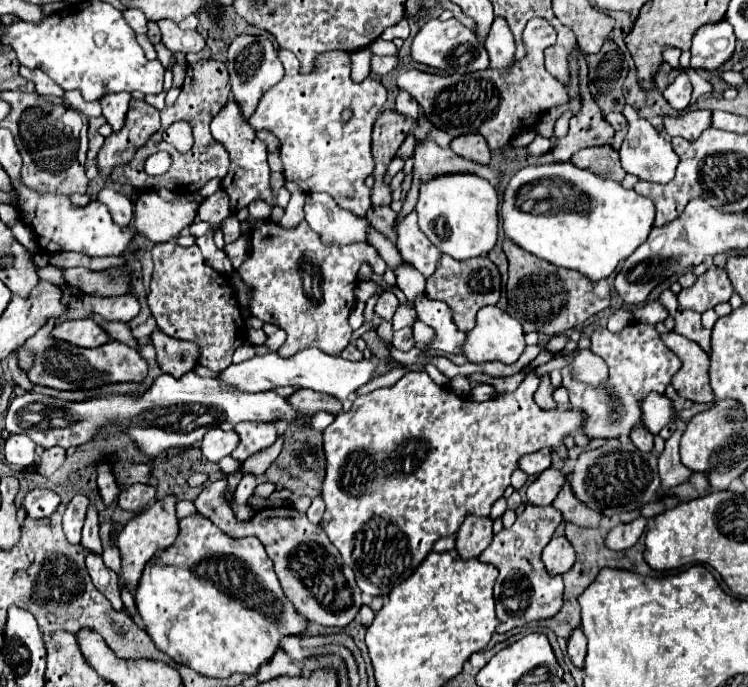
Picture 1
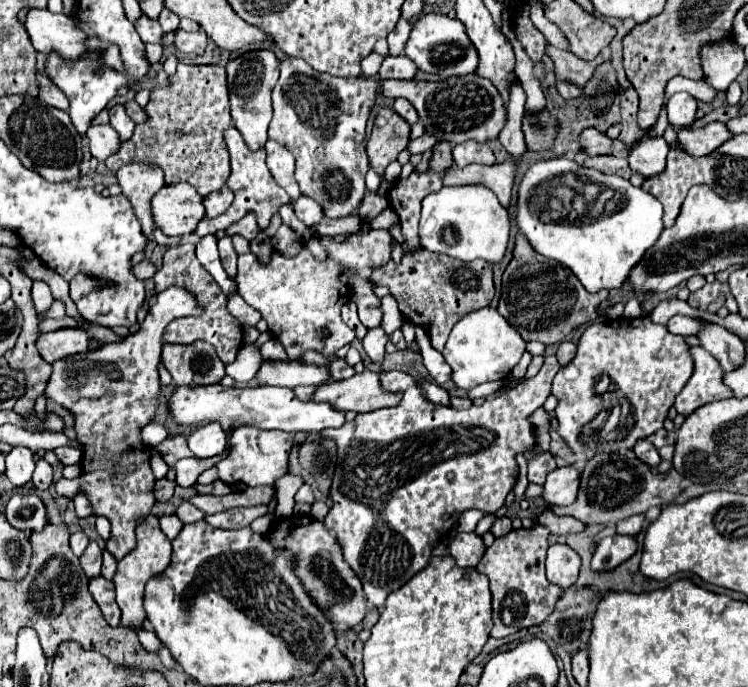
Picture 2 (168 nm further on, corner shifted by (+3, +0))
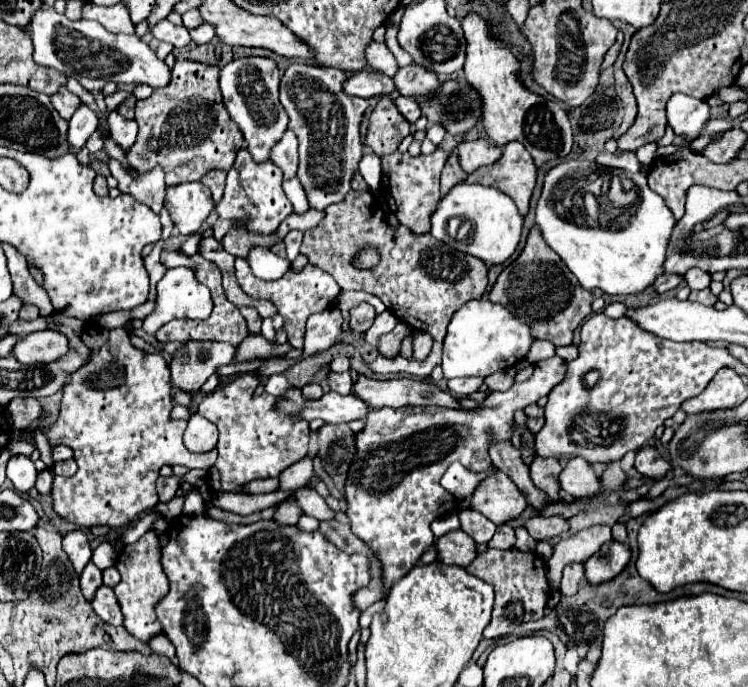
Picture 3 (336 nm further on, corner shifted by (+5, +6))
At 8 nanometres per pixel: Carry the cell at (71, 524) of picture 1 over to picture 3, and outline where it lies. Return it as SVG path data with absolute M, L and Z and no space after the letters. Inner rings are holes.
M71 531L71 533L67 533L63 537L63 551L67 553L69 561L73 563L77 575L81 575L81 571L89 563L89 553L91 553L87 535L83 531Z

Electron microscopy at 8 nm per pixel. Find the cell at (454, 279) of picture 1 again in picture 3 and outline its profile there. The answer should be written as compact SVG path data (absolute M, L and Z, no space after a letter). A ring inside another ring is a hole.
M349 191L341 203L327 207L321 223L315 225L313 229L305 231L305 237L301 243L301 253L309 259L311 265L317 265L319 269L331 273L341 289L363 289L367 293L377 295L399 321L405 321L415 331L427 331L433 337L433 341L435 341L433 349L431 349L429 357L423 361L417 361L417 359L407 361L400 355L393 359L387 359L379 355L375 361L367 364L373 372L379 374L403 373L415 375L415 377L427 377L441 363L443 339L445 339L447 325L449 325L453 313L457 309L461 309L467 301L481 299L481 295L487 289L487 265L483 261L475 259L473 255L465 255L461 251L455 251L453 247L447 247L445 243L435 241L431 235L415 235L403 225L393 229L391 223L385 219L385 213L381 213L381 207L375 201L375 197L371 193L365 193L365 191ZM363 245L375 245L377 251L381 253L381 263L373 269L367 269L367 271L355 269L351 263L357 249Z

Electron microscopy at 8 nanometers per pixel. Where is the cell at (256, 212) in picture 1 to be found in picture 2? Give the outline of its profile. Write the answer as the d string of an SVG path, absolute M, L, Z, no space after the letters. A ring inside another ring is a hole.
M249 211L241 221L233 223L233 225L227 229L227 235L233 235L233 233L239 233L239 235L243 235L245 239L253 241L253 239L261 233L261 229L259 229L259 225L257 225L257 219L255 219L255 213Z

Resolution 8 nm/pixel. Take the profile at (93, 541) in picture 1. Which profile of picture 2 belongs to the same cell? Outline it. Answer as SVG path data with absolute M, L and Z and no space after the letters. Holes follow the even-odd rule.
M89 541L85 553L79 559L81 559L81 567L87 577L95 577L101 573L101 549L97 541Z

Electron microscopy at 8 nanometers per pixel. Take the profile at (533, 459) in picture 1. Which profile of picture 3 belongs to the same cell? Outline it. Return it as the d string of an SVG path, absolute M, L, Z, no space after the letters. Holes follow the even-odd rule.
M535 457L535 461L529 467L531 471L531 479L535 483L537 489L541 489L547 497L547 501L557 503L561 501L559 497L559 473L563 471L561 463L557 459L543 459L543 457Z

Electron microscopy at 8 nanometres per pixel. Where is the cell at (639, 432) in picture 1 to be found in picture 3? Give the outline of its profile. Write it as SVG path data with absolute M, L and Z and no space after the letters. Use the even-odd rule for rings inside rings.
M643 447L637 451L637 459L635 459L635 469L649 479L663 479L673 467L669 461L661 459L655 447Z

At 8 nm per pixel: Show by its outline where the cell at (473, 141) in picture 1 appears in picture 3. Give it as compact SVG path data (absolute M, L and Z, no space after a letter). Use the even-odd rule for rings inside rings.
M475 139L475 141L463 141L457 147L459 163L465 173L473 173L475 169L483 165L493 165L503 155L503 149L487 139Z

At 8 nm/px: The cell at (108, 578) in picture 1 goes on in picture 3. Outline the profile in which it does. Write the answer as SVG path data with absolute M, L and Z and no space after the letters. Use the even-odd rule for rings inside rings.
M99 587L99 593L95 595L95 601L91 603L95 613L109 625L123 625L123 615L121 615L121 609L119 609L119 603L117 603L117 597L113 593L111 587Z

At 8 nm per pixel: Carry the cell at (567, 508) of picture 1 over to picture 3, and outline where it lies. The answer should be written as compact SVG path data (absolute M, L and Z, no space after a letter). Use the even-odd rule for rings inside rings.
M533 517L525 523L525 529L529 535L537 541L545 541L551 537L559 537L565 531L569 531L569 521L563 517Z

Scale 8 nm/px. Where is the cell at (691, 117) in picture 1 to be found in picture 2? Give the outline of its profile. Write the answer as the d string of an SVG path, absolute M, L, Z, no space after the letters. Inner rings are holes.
M711 121L699 129L679 129L677 131L677 141L681 143L681 147L695 157L701 155L709 155L713 149L717 149L717 145L725 143L725 139L729 139L731 133L727 131L725 123L719 121Z

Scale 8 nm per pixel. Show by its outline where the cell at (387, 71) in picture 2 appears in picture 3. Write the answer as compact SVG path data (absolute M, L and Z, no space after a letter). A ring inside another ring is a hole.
M419 65L401 67L393 81L403 97L433 97L433 93L439 93L441 87L437 75L427 69L421 69Z

